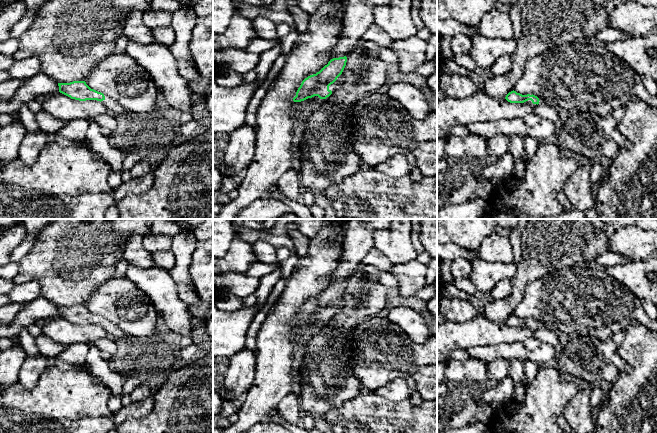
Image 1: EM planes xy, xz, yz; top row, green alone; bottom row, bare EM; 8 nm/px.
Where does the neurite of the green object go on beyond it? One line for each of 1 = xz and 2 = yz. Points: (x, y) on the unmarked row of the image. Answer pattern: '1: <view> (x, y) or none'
1: xz (337, 307)
2: yz (529, 326)

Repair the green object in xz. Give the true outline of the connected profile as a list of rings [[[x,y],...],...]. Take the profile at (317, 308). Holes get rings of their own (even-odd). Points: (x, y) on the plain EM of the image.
[[[346,280],[333,282],[319,296],[305,302],[293,325],[301,326],[314,320],[318,320],[320,323],[329,321],[343,305],[341,298],[346,286]]]

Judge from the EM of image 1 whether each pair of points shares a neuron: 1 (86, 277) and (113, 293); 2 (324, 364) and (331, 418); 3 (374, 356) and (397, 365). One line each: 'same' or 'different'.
1: different
2: different
3: same

